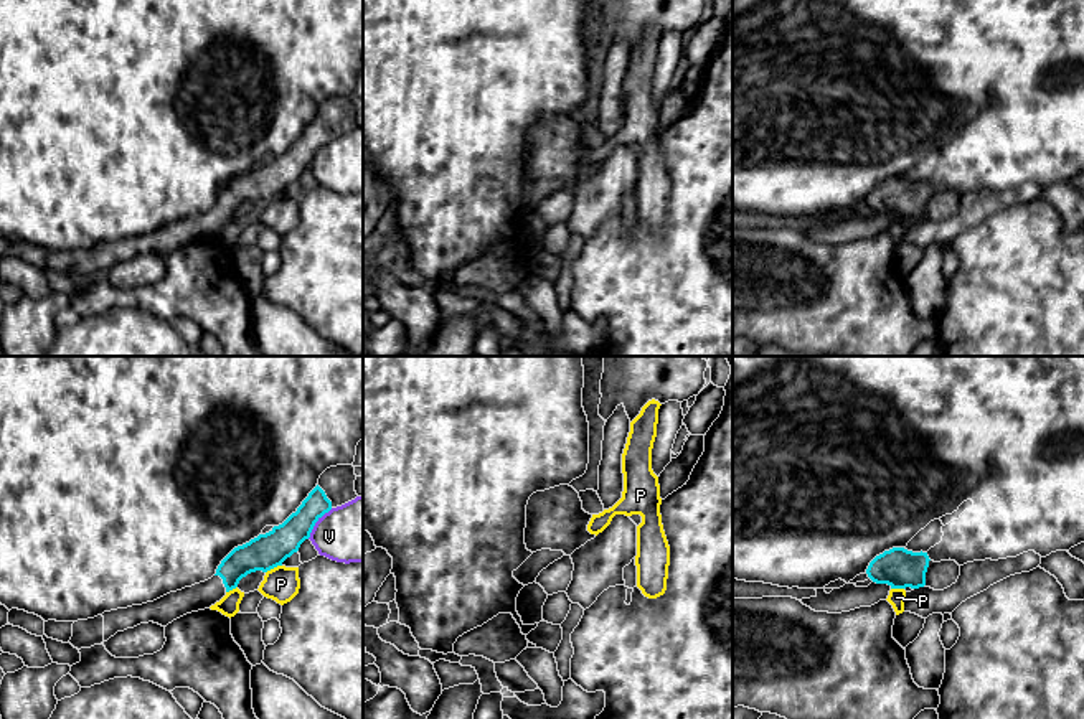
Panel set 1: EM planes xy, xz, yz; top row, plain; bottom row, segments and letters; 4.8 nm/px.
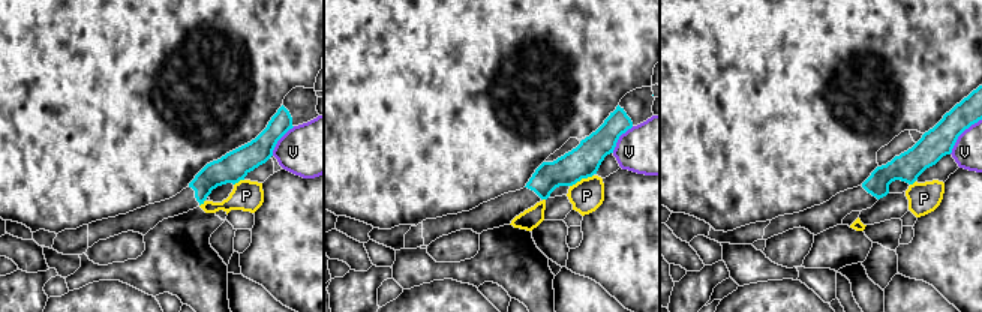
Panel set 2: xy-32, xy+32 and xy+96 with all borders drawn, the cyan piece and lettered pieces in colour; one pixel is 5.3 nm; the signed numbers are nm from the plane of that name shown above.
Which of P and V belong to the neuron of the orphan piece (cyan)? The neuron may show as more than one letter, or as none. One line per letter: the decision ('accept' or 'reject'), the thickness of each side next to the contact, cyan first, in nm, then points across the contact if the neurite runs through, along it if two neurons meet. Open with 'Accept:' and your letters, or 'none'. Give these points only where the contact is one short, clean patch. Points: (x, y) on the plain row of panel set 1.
Accept: none
P: reject; calibres 170 and 170 nm
V: reject; calibres 160 and 300 nm

